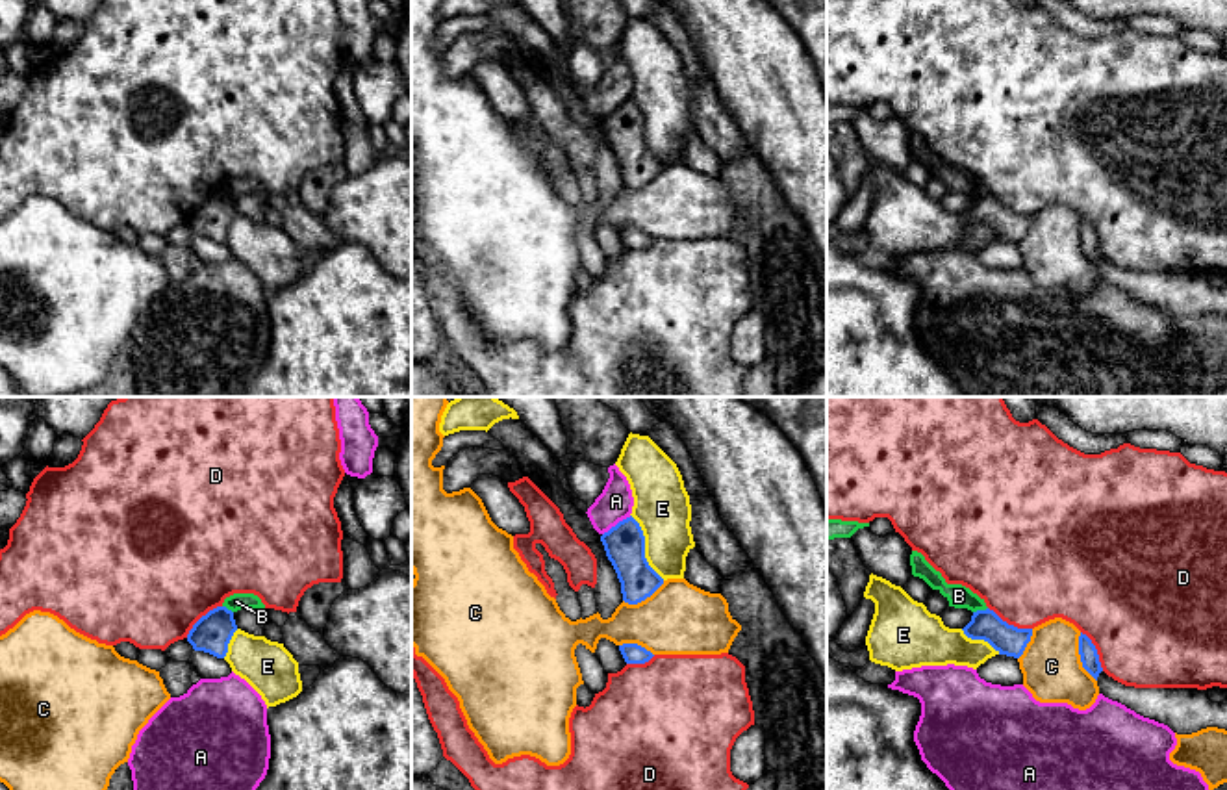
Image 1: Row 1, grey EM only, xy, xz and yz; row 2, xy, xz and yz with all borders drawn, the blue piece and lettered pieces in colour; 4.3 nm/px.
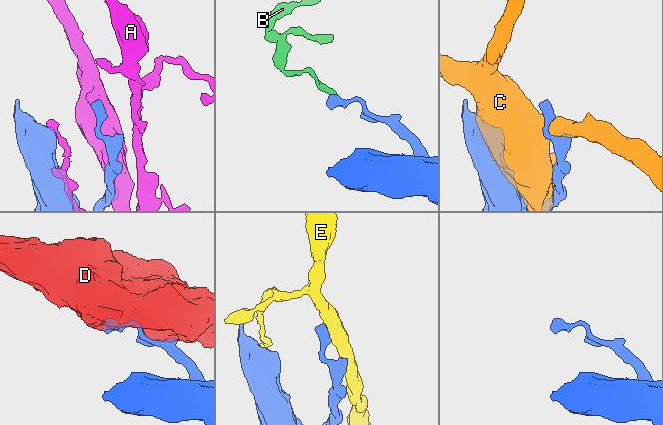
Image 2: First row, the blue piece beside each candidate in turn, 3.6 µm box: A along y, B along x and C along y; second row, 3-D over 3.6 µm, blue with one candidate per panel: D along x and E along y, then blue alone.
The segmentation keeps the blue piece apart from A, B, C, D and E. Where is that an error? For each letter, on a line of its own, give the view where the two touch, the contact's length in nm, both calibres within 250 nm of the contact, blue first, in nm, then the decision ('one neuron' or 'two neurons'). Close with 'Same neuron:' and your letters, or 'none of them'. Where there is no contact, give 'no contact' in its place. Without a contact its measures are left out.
A: xz | 150 nm | 180/150 nm | two neurons
B: yz | 70 nm | 130/100 nm | two neurons
C: yz | 220 nm | 80/260 nm | two neurons
D: yz | 220 nm | 130/460 nm | two neurons
E: xz | 320 nm | 180/240 nm | two neurons
Same neuron: none of them

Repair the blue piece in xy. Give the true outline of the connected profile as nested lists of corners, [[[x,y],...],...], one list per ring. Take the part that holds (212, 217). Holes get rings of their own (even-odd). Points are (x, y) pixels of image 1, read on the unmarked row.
[[[217,191],[193,210],[187,219],[187,226],[195,236],[204,236],[217,243],[224,243],[235,215],[237,210],[234,197],[226,191]]]

